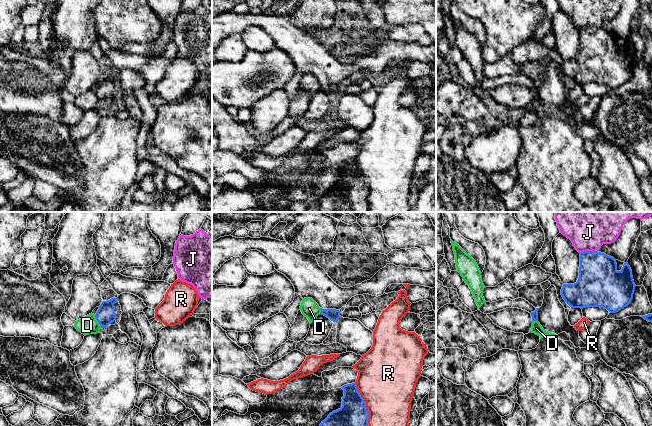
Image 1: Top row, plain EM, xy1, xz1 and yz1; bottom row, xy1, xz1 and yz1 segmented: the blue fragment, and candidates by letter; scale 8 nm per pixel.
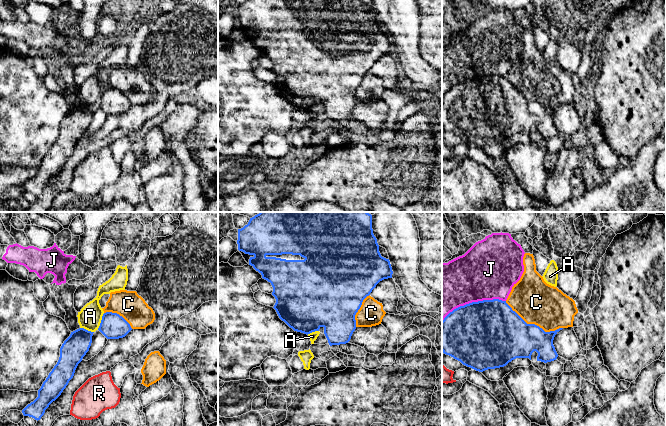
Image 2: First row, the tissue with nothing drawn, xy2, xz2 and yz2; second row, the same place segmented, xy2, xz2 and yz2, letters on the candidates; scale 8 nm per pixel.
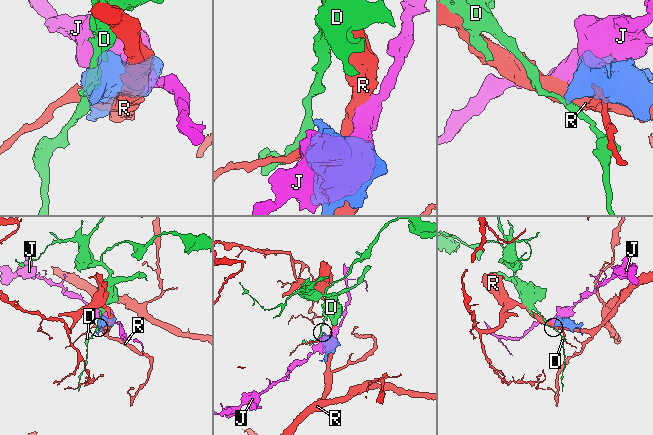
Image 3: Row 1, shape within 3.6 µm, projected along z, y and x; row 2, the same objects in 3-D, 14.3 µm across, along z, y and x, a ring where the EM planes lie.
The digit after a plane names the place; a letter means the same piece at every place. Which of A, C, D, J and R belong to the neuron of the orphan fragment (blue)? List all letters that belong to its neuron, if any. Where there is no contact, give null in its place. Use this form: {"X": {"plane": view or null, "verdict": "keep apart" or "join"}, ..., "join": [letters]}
{"A": {"plane": "xy2", "verdict": "keep apart"}, "C": {"plane": "yz2", "verdict": "keep apart"}, "D": {"plane": "xy1", "verdict": "keep apart"}, "J": {"plane": "yz2", "verdict": "keep apart"}, "R": {"plane": "xz1", "verdict": "keep apart"}, "join": []}

